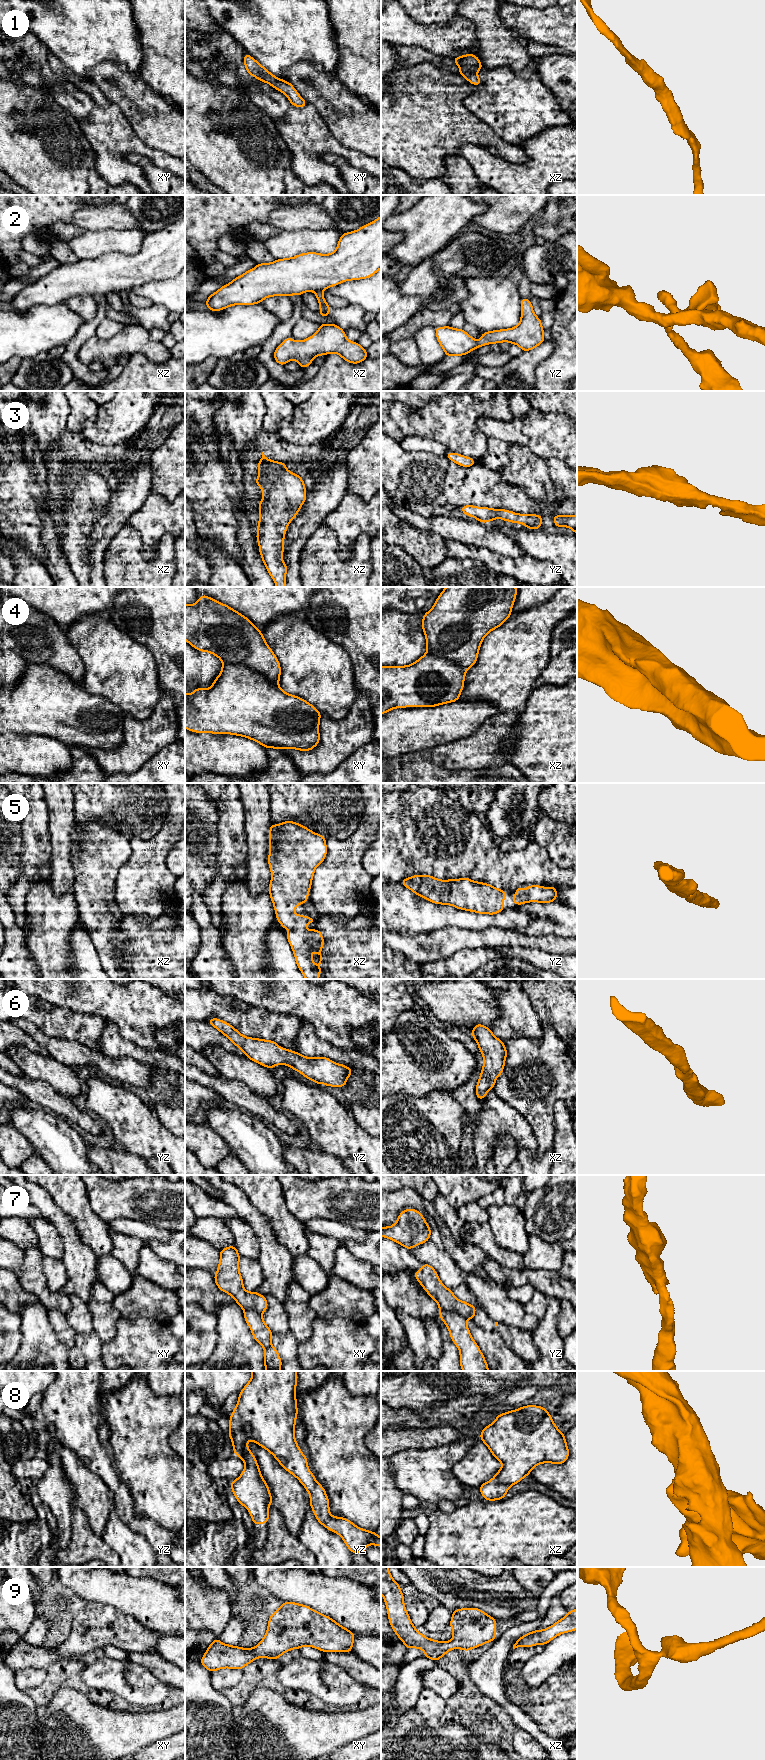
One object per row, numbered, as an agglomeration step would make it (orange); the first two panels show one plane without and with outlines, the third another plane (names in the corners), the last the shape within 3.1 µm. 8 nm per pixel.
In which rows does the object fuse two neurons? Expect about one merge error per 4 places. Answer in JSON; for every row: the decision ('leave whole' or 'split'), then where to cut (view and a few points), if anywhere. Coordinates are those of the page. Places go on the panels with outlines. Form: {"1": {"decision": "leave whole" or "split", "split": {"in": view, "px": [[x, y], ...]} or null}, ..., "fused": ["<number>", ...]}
{"1": {"decision": "leave whole", "split": null}, "2": {"decision": "split", "split": {"in": "xz", "px": [[321, 290], [315, 293]]}}, "3": {"decision": "leave whole", "split": null}, "4": {"decision": "split", "split": {"in": "xy", "px": [[223, 661], [229, 664], [244, 665], [256, 670], [277, 686]]}}, "5": {"decision": "leave whole", "split": null}, "6": {"decision": "leave whole", "split": null}, "7": {"decision": "split", "split": {"in": "yz", "px": [[439, 1305], [447, 1310], [457, 1312], [466, 1318]]}}, "8": {"decision": "leave whole", "split": null}, "9": {"decision": "leave whole", "split": null}, "fused": ["2", "4", "7"]}

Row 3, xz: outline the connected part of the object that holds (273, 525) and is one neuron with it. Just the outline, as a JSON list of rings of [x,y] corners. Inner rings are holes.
[[[262,452],[262,458],[257,463],[259,475],[256,484],[263,491],[263,500],[259,502],[259,525],[256,527],[256,535],[259,543],[261,558],[267,568],[268,573],[274,580],[276,587],[286,587],[287,566],[281,556],[284,552],[284,535],[288,524],[298,514],[302,504],[306,500],[305,483],[302,478],[286,469],[285,463],[269,460]]]

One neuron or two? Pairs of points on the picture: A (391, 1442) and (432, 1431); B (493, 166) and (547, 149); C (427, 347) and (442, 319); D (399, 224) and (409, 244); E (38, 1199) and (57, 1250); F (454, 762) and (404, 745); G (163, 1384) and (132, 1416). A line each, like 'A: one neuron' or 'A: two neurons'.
A: one neuron
B: one neuron
C: two neurons
D: one neuron
E: two neurons
F: two neurons
G: two neurons

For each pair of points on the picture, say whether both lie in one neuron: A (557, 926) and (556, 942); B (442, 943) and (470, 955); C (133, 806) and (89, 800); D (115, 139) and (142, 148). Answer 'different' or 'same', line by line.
A: different
B: different
C: same
D: same

